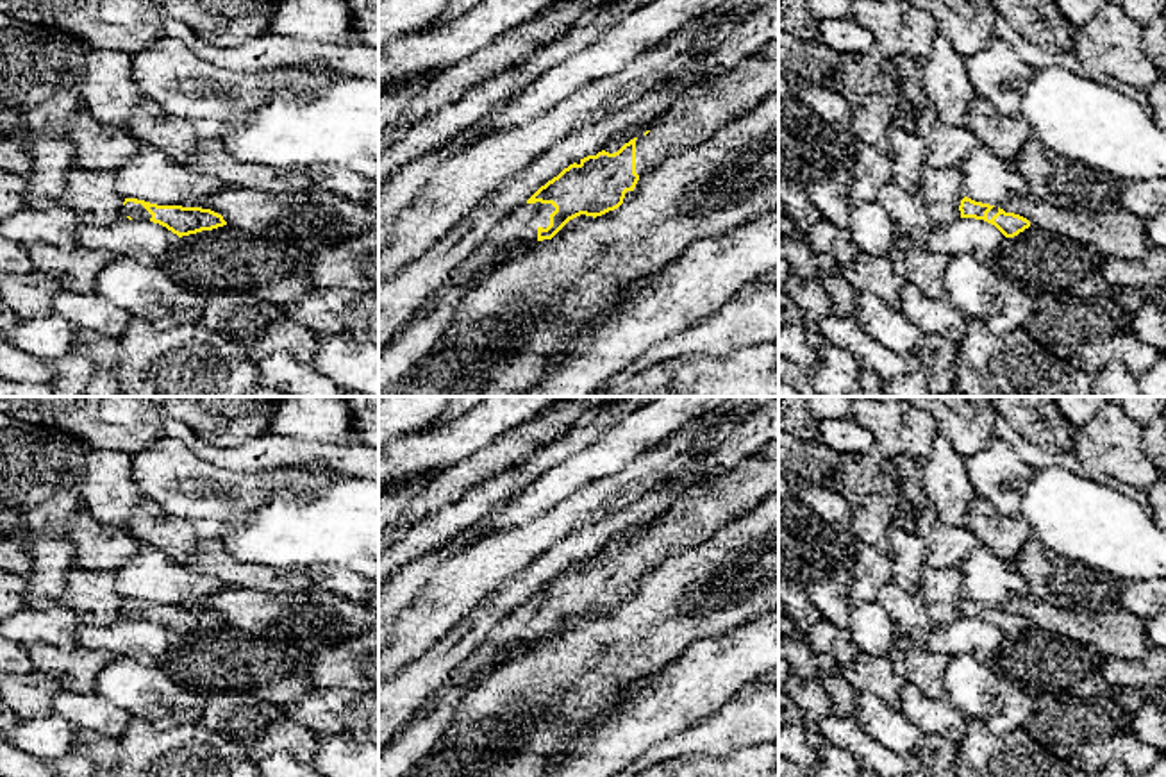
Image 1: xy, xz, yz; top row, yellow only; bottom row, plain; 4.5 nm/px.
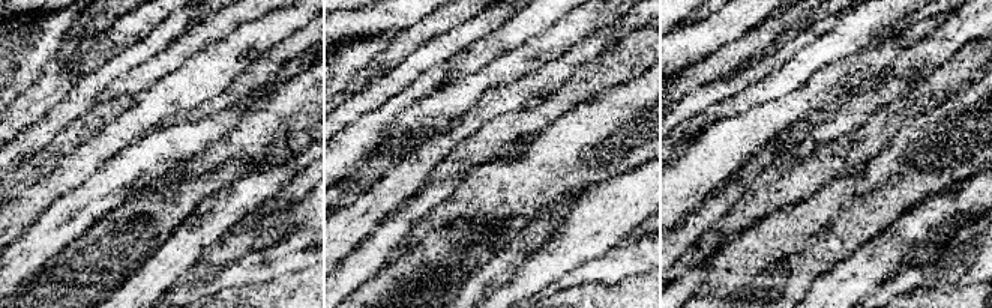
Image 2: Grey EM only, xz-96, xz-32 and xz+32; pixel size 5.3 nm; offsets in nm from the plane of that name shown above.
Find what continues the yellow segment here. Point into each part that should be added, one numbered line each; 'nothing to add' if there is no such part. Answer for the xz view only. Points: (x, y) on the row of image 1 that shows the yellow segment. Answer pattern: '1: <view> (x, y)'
1: xz (699, 111)
2: xz (522, 224)

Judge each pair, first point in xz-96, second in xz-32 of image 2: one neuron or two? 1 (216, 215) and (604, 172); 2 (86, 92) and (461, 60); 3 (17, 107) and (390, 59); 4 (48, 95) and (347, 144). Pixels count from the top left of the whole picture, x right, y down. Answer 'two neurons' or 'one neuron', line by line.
1: two neurons
2: two neurons
3: two neurons
4: two neurons

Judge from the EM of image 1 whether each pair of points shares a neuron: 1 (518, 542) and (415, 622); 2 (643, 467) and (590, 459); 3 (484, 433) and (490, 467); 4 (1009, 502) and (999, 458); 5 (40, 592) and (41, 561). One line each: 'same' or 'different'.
1: same
2: different
3: different
4: same
5: same

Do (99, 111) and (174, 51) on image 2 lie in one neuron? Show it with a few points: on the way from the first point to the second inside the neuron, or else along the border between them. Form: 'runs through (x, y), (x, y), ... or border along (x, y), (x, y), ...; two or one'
border along (135, 99), (119, 96), (96, 105); two

